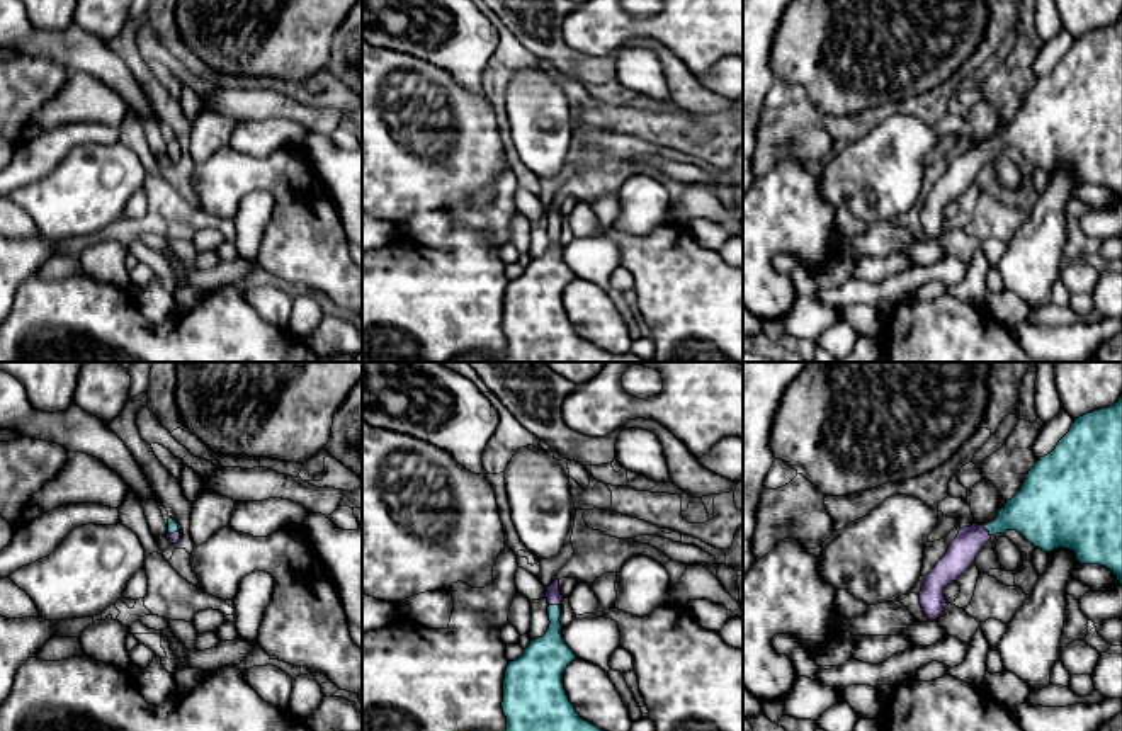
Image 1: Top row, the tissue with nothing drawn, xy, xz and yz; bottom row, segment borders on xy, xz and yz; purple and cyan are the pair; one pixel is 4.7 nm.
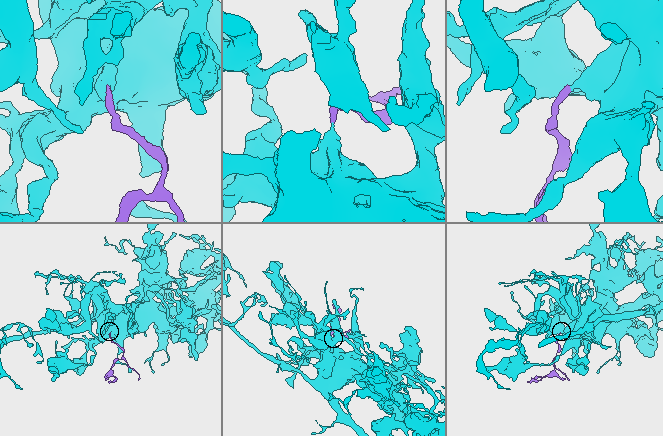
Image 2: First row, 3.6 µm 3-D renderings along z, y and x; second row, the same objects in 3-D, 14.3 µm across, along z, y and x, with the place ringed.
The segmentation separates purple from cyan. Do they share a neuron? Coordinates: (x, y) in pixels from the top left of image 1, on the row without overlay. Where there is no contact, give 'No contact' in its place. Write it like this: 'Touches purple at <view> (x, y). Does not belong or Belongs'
Touches purple at yz (986, 150). Belongs

